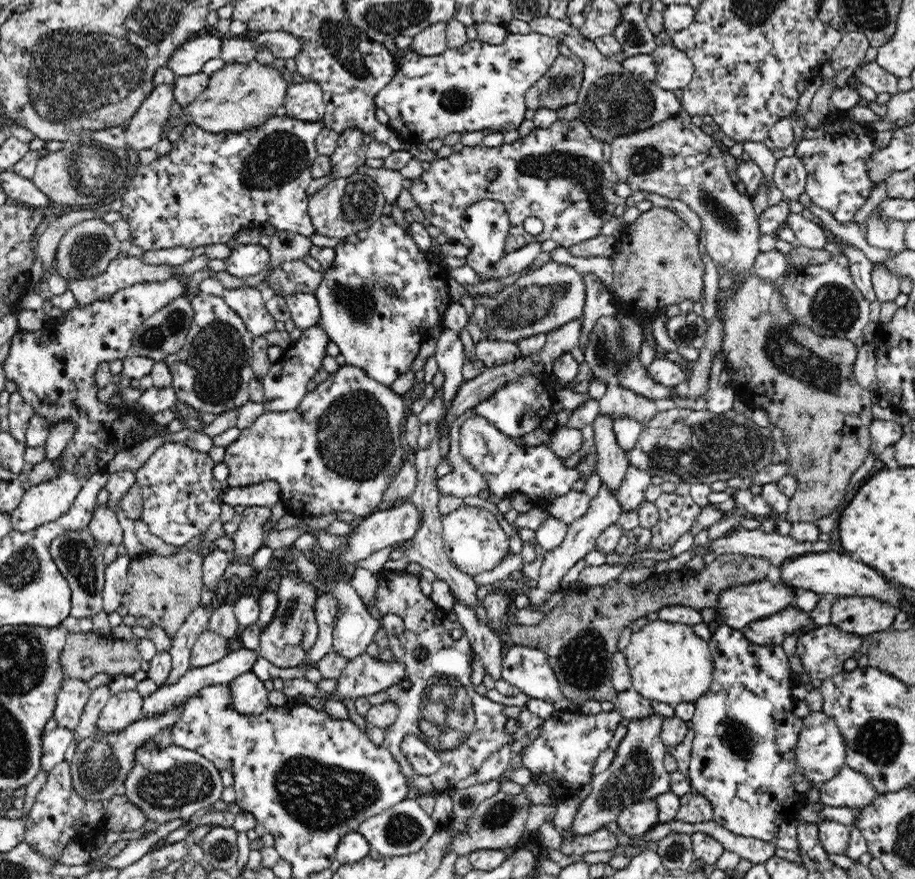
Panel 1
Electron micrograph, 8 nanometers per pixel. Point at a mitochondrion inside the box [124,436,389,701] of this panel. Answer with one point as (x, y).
(291, 603)

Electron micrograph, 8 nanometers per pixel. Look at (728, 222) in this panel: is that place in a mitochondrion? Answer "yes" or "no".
yes

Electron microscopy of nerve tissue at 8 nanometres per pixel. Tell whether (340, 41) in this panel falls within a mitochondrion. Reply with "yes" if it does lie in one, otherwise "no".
yes

